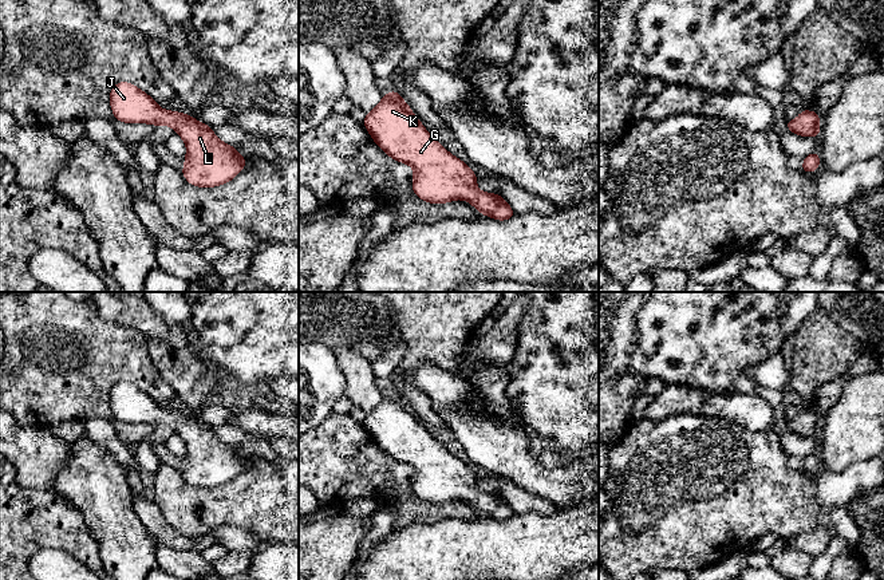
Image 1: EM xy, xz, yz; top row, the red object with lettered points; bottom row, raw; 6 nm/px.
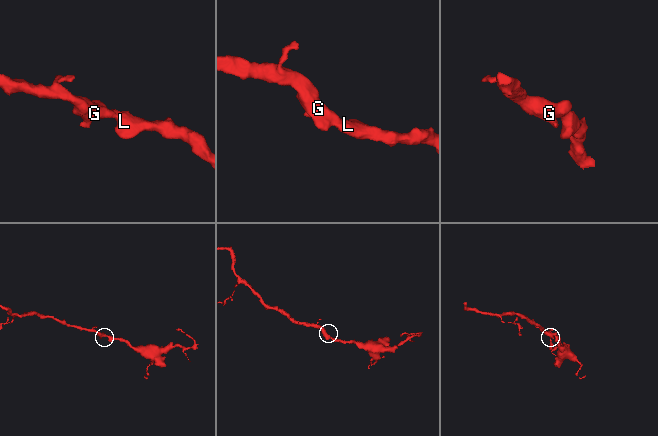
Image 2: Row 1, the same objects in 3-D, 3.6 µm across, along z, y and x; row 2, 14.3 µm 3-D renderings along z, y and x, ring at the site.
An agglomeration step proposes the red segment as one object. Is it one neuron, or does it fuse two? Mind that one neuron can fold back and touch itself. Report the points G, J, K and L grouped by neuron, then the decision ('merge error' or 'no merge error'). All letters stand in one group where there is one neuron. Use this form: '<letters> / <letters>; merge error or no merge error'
G J K L; no merge error

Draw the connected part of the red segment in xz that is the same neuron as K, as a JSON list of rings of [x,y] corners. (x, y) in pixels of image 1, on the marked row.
[[[391,90],[387,95],[383,95],[378,106],[366,114],[363,126],[388,157],[414,169],[411,188],[422,201],[446,204],[454,200],[465,200],[481,214],[498,221],[506,221],[516,216],[514,210],[500,194],[477,189],[478,177],[475,173],[429,134],[410,106],[402,99],[400,92]]]

